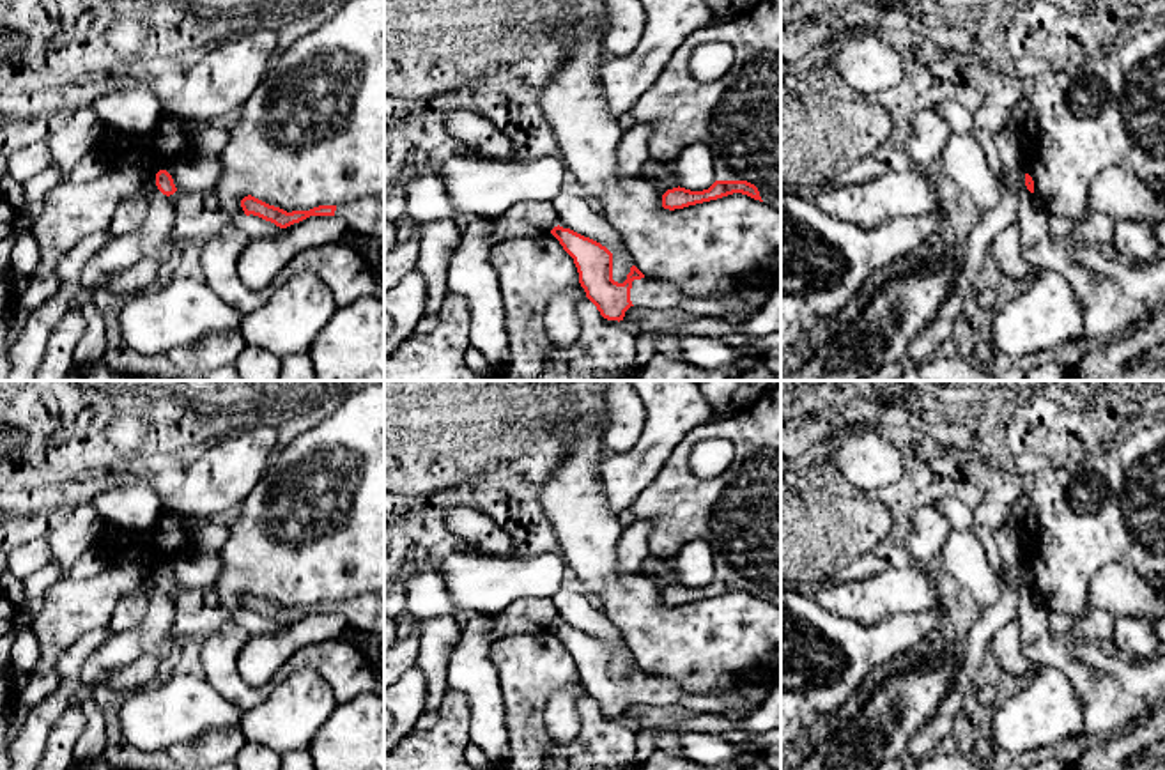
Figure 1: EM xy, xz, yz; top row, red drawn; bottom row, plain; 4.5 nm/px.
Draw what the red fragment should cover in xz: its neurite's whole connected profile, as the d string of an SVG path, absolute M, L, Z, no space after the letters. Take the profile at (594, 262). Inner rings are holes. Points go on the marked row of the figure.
M559 225L551 234L574 258L586 297L607 320L623 320L630 306L678 308L687 297L676 285L648 278L636 266L630 267L627 280L618 283L613 280L613 253L606 246Z

